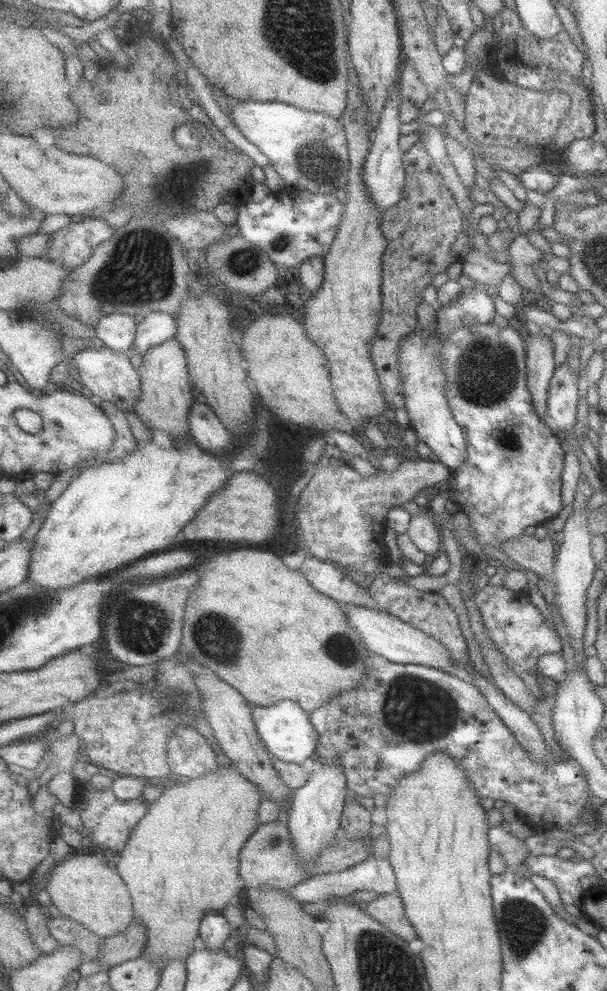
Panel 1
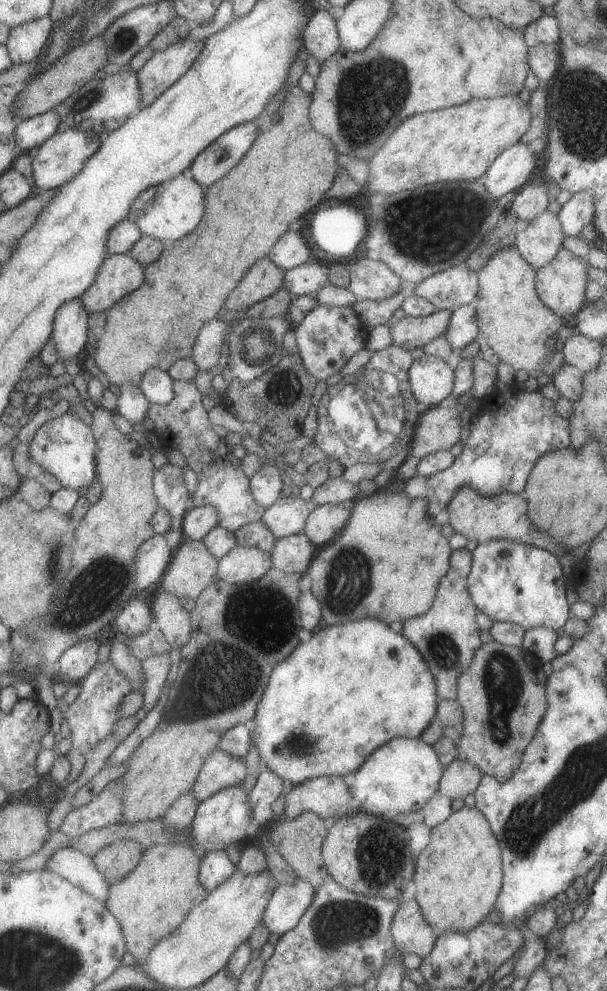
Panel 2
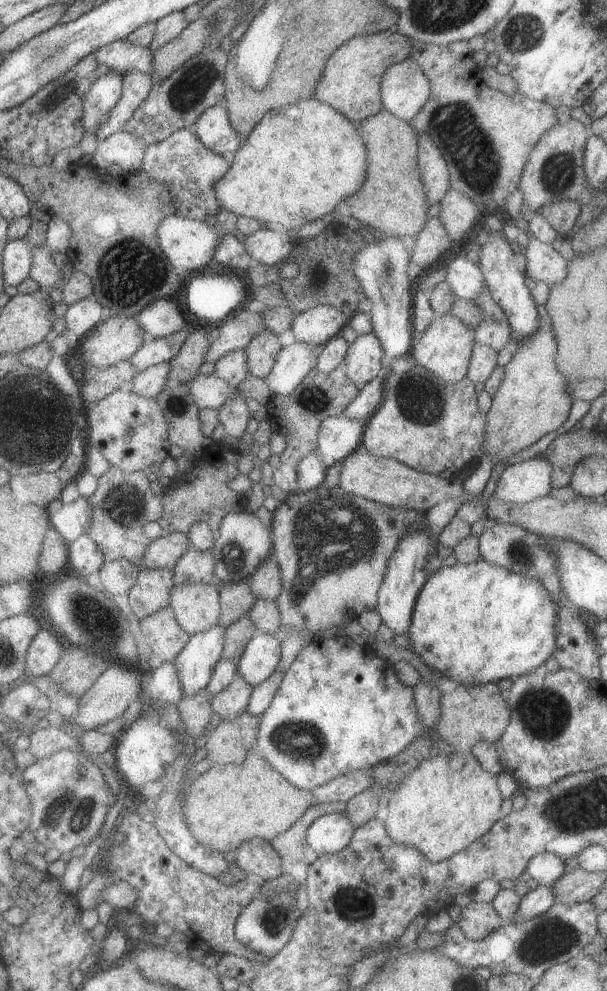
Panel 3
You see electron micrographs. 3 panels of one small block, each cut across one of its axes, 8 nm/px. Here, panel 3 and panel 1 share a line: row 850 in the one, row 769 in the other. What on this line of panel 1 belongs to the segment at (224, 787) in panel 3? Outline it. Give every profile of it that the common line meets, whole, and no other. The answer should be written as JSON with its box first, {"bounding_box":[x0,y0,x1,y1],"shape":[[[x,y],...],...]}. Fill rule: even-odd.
{"bounding_box":[117,765,265,971],"shape":[[[233,765],[229,767],[217,768],[217,771],[211,771],[209,775],[191,780],[178,780],[177,785],[169,790],[163,791],[162,795],[151,802],[150,811],[147,815],[139,822],[138,827],[135,828],[134,832],[130,836],[129,842],[121,854],[121,860],[117,864],[123,880],[127,880],[127,886],[131,888],[131,894],[135,896],[135,914],[137,917],[134,918],[134,922],[142,924],[147,928],[147,944],[143,950],[143,956],[149,959],[150,962],[157,965],[161,971],[165,970],[165,965],[169,964],[172,960],[183,960],[186,961],[196,949],[196,940],[200,937],[200,928],[203,919],[208,915],[208,912],[217,912],[225,910],[229,906],[229,903],[233,901],[246,887],[245,880],[240,873],[241,868],[241,856],[243,847],[246,846],[246,842],[258,832],[259,826],[259,808],[265,798],[263,791],[259,789],[259,786],[251,783],[243,774],[238,772],[238,769]],[[215,886],[239,886],[239,888],[215,888]],[[217,896],[221,898],[227,898],[227,902],[218,901]],[[230,898],[230,900],[229,900]],[[157,900],[159,900],[159,906],[157,906]]]}

